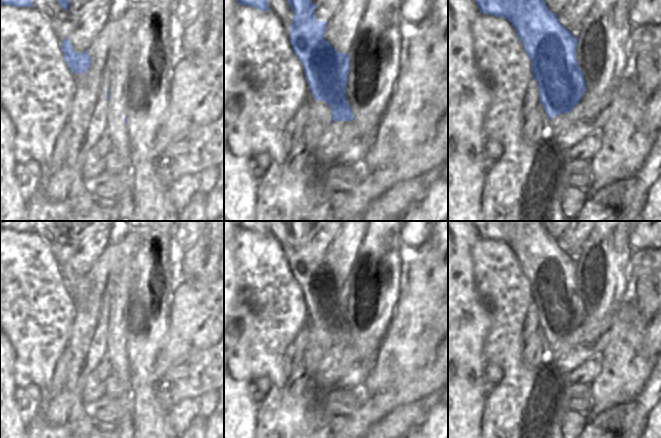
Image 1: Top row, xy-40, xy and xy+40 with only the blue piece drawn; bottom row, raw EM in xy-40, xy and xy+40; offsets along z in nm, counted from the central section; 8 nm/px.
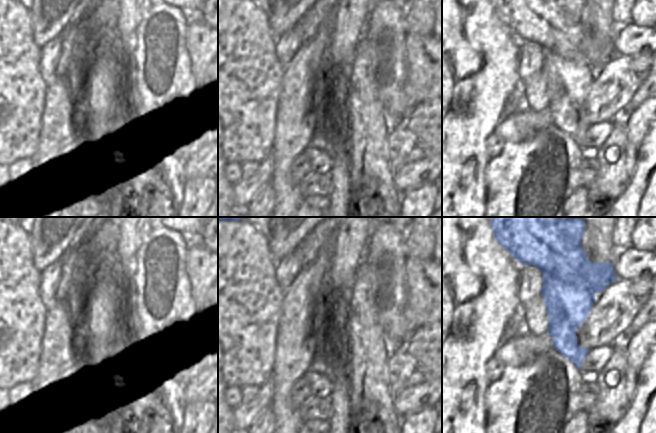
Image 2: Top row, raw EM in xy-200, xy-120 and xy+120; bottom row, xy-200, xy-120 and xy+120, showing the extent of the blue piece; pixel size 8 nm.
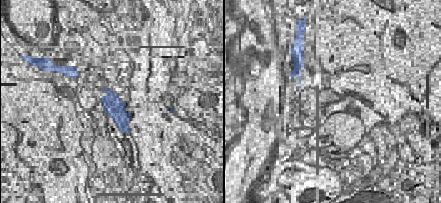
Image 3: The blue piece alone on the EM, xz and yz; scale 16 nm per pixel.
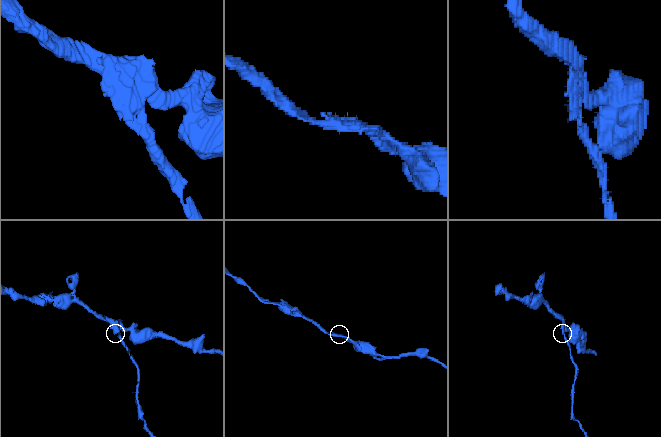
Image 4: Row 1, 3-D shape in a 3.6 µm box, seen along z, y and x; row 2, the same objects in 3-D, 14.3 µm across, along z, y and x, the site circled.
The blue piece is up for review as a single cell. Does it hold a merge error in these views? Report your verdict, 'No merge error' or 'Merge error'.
Merge error

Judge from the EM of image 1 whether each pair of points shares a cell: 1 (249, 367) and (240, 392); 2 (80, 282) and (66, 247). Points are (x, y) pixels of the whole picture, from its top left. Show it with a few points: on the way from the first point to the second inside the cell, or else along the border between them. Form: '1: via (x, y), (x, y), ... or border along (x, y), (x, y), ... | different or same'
1: border along (234, 378), (250, 381) | different
2: via (70, 276), (65, 269), (64, 257) | same

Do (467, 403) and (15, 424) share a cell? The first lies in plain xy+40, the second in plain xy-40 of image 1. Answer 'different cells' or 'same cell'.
same cell

